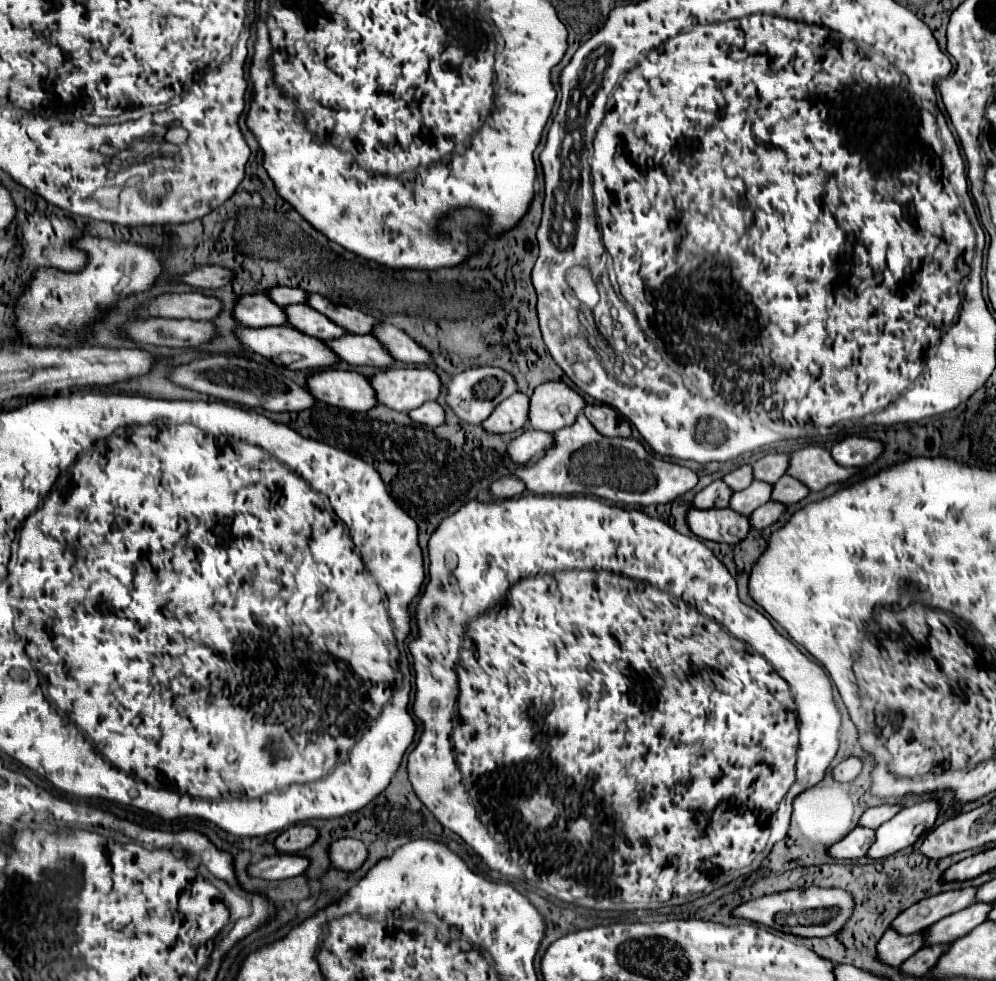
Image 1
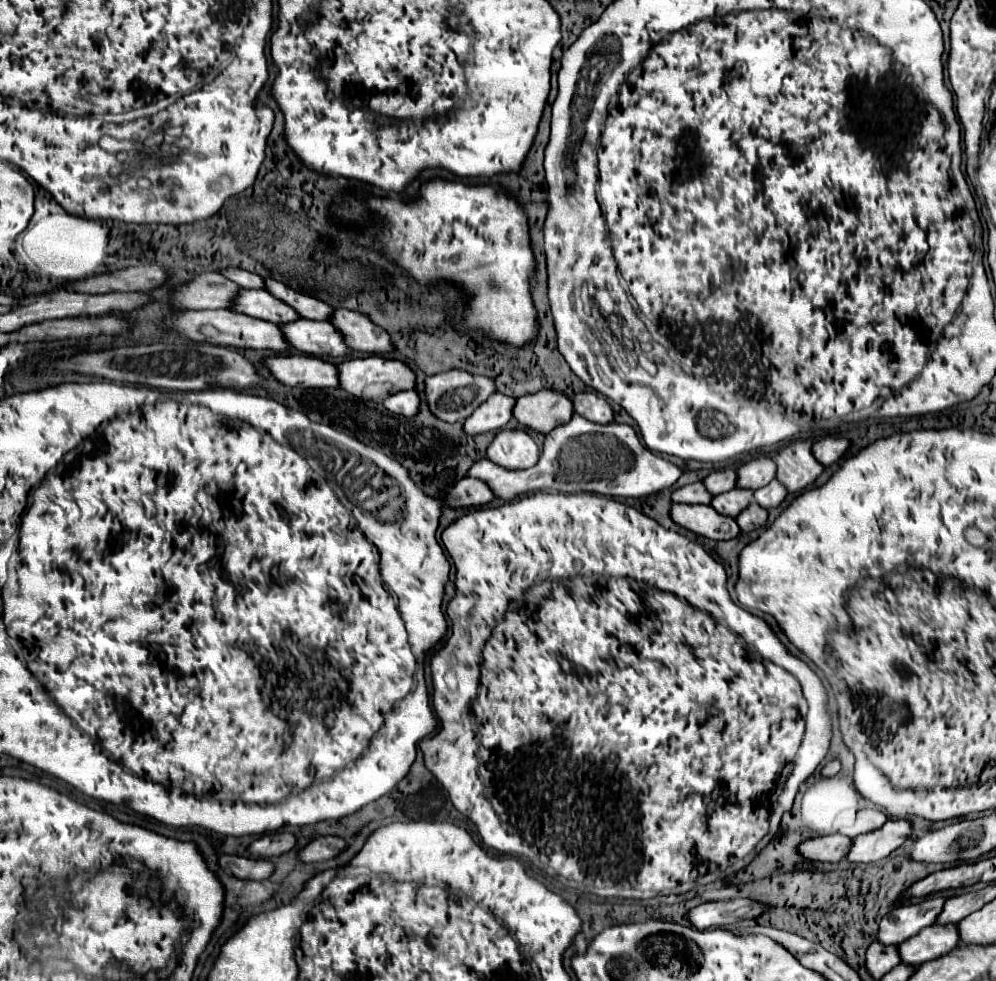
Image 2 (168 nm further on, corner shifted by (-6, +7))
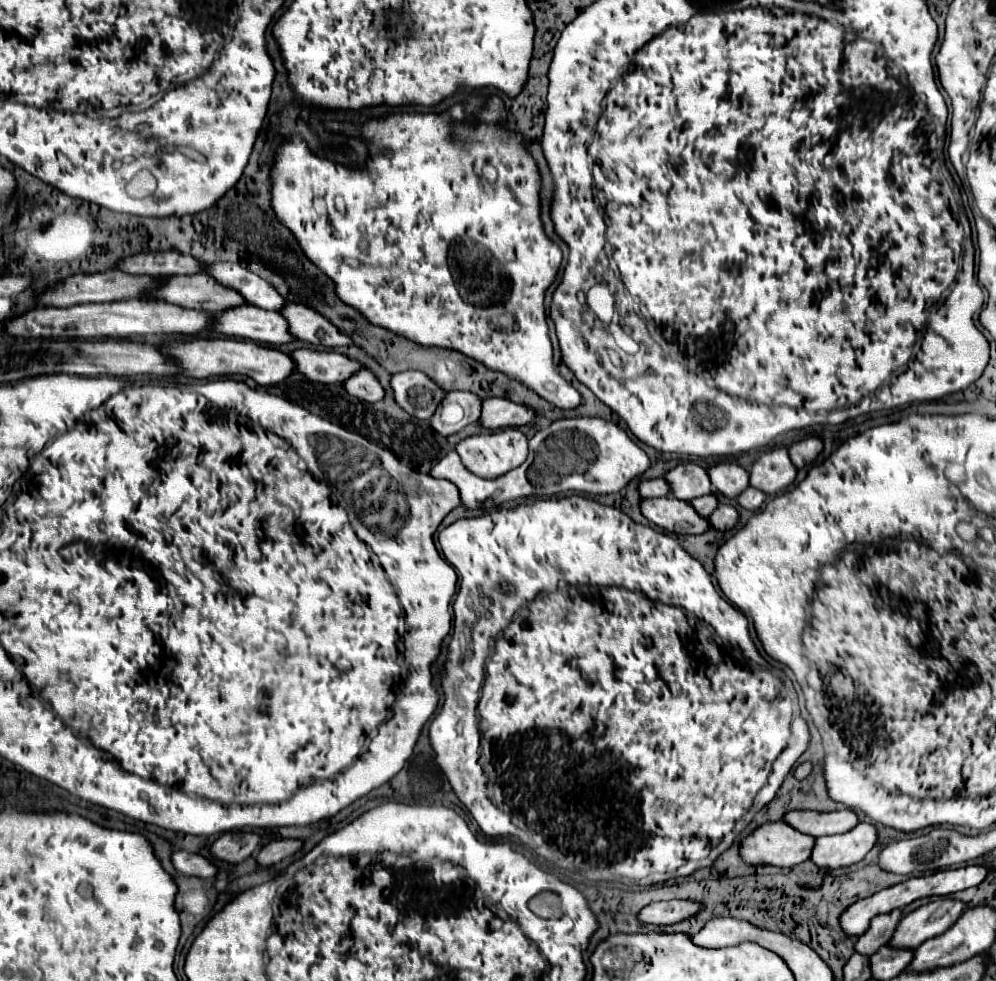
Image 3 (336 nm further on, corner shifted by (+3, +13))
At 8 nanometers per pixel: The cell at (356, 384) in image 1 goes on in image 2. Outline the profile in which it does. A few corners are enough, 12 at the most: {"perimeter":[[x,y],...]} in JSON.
{"perimeter":[[277,355],[263,363],[279,383],[339,387],[335,365],[317,357]]}

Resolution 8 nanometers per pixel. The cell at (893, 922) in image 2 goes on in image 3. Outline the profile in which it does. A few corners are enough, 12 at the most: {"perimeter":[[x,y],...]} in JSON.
{"perimeter":[[900,909],[876,915],[856,941],[856,951],[874,955],[892,939]]}

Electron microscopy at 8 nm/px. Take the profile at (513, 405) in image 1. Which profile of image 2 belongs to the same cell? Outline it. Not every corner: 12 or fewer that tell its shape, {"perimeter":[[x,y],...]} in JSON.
{"perimeter":[[493,393],[465,421],[463,433],[497,431],[511,421],[515,399]]}

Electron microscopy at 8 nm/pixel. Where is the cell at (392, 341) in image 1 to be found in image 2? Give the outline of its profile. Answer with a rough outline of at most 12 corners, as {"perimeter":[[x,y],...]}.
{"perimeter":[[335,309],[329,321],[351,351],[393,351],[389,335],[361,313]]}

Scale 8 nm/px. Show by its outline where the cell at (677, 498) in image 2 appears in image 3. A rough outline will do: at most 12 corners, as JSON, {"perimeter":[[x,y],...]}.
{"perimeter":[[666,479],[640,483],[642,497],[670,497],[672,487]]}

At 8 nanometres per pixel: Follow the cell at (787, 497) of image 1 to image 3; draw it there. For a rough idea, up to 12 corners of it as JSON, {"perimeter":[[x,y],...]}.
{"perimeter":[[748,487],[738,503],[750,511],[756,511],[764,501],[766,493]]}

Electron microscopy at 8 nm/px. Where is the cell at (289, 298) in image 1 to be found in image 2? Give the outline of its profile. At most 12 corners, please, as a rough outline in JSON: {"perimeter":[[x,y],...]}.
{"perimeter":[[227,267],[219,275],[245,289],[263,289],[263,277]]}

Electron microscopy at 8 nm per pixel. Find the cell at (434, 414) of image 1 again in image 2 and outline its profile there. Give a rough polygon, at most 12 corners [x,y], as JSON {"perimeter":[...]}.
{"perimeter":[[413,389],[393,393],[381,403],[387,411],[413,417],[419,397]]}

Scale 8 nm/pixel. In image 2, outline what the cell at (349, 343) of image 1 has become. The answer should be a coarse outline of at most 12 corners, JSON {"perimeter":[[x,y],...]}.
{"perimeter":[[329,321],[281,325],[289,347],[313,357],[345,357],[349,347]]}

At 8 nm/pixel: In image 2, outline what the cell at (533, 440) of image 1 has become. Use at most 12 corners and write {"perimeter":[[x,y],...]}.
{"perimeter":[[505,429],[487,459],[505,469],[529,469],[539,447],[523,429]]}

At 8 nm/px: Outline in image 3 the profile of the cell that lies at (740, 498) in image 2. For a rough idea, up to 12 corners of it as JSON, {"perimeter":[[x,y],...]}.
{"perimeter":[[714,493],[696,497],[690,501],[692,507],[702,515],[710,517],[718,507]]}

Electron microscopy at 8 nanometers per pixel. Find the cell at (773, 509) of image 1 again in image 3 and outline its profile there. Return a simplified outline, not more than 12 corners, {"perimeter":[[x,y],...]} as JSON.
{"perimeter":[[720,505],[710,517],[710,525],[728,531],[738,523],[732,505]]}

